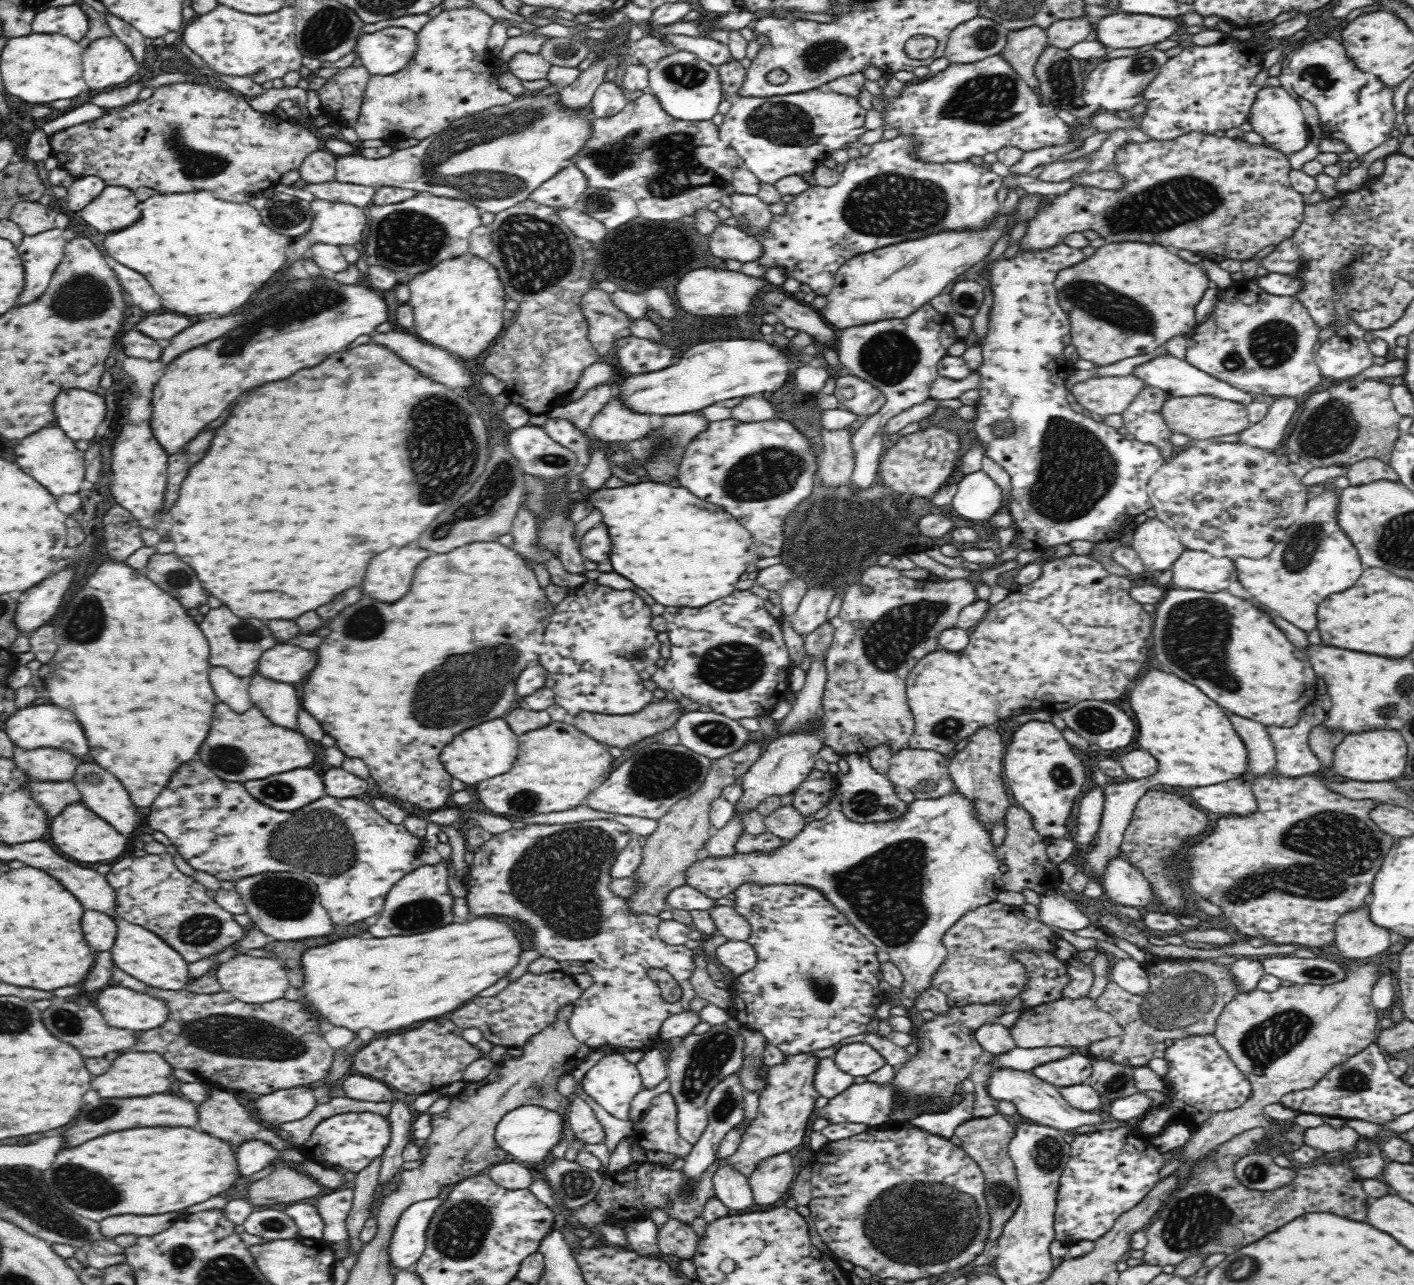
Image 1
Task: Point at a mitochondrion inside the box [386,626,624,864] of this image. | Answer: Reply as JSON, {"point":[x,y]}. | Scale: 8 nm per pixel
{"point":[438,703]}

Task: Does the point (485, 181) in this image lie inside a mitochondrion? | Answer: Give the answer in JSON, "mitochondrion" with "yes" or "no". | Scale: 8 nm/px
{"mitochondrion":"yes"}

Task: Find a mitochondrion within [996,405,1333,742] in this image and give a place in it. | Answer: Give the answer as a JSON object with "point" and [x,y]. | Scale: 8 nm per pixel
{"point":[1076,471]}

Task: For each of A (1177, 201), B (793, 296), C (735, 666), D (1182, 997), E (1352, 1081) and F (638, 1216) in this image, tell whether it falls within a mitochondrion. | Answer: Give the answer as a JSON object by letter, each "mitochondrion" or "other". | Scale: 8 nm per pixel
{"A":"mitochondrion","B":"other","C":"mitochondrion","D":"mitochondrion","E":"mitochondrion","F":"other"}

